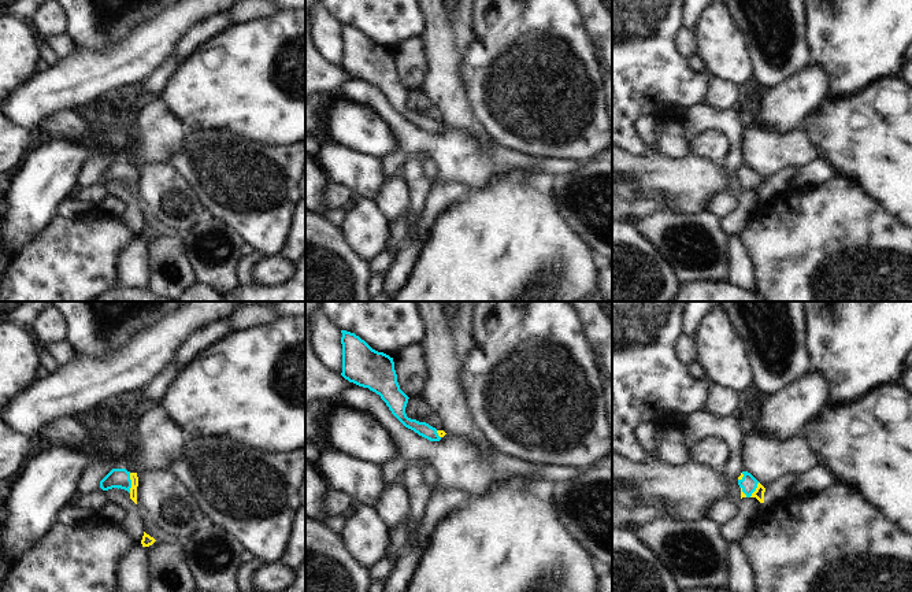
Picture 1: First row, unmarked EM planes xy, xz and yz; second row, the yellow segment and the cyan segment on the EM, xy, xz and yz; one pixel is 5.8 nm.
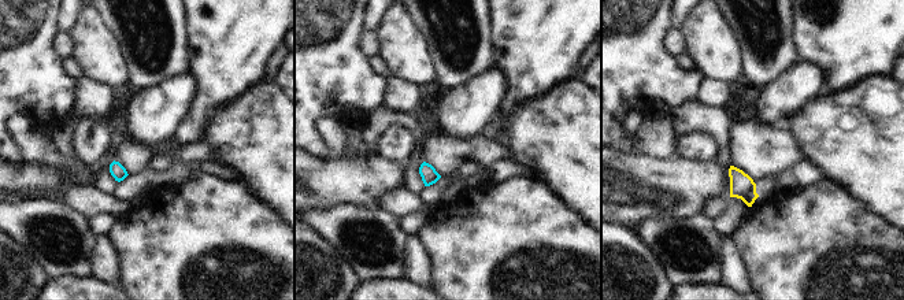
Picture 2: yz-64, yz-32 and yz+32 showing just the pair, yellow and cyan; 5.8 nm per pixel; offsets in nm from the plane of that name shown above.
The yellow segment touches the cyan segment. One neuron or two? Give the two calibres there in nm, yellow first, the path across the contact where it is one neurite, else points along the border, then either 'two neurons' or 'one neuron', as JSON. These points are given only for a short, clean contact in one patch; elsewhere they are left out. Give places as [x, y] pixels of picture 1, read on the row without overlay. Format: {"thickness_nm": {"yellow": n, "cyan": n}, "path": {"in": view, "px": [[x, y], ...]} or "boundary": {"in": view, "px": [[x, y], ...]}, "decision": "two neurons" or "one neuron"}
{"thickness_nm": {"yellow": 50, "cyan": 110}, "path": {"in": "xy", "px": [[133, 169], [132, 176], [118, 171]]}, "decision": "one neuron"}

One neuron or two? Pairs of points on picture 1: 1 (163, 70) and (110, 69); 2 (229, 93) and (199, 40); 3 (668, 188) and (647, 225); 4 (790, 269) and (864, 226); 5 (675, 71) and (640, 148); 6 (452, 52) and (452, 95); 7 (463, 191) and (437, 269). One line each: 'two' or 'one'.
1: two
2: two
3: two
4: one
5: one
6: one
7: two

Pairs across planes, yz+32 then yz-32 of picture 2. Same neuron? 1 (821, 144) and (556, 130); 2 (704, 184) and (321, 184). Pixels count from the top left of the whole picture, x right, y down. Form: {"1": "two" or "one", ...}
{"1": "one", "2": "one"}

